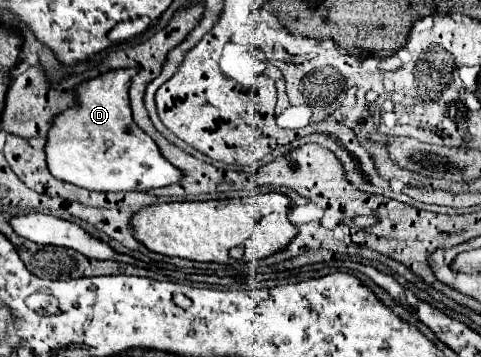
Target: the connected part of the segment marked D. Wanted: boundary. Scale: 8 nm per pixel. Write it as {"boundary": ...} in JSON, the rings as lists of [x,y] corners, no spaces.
{"boundary":[[[118,69],[78,85],[78,105],[54,119],[46,143],[48,169],[56,179],[102,193],[150,191],[184,179],[184,171],[168,163],[152,137],[132,119],[128,87],[134,73],[136,69]]]}

